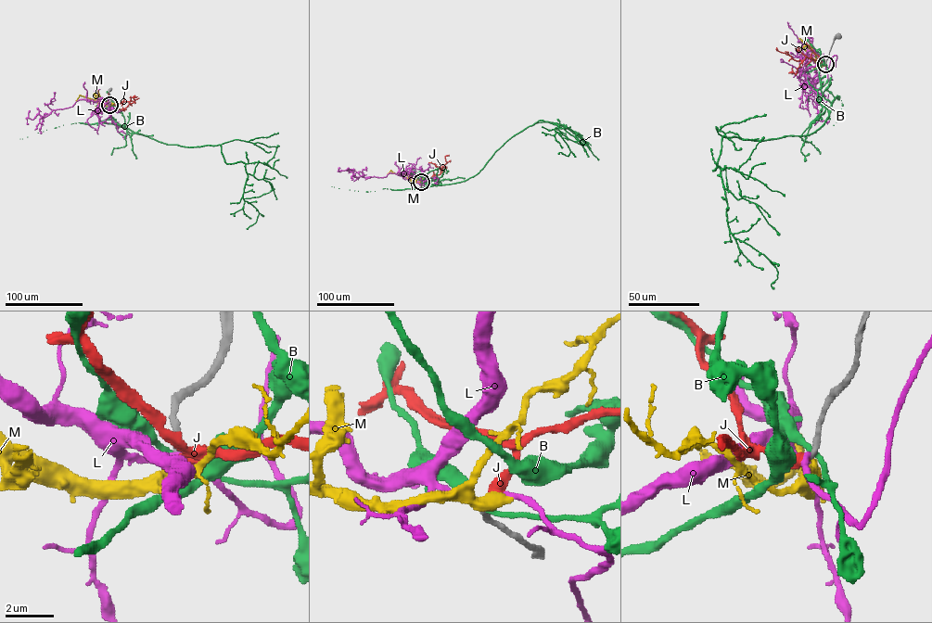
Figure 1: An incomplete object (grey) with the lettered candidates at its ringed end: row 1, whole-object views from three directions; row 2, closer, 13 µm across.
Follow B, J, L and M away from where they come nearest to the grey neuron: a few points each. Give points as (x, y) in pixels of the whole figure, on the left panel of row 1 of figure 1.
B: (108, 105), (136, 133), (185, 146), (220, 145), (226, 163), (243, 162), (243, 199), (259, 213), (247, 229)
J: (109, 105), (129, 101), (132, 103), (134, 97), (137, 96)
L: (109, 105), (79, 99), (72, 107), (53, 109), (43, 118), (38, 114), (33, 119), (28, 118), (28, 124)
M: (109, 105), (80, 95), (76, 100)

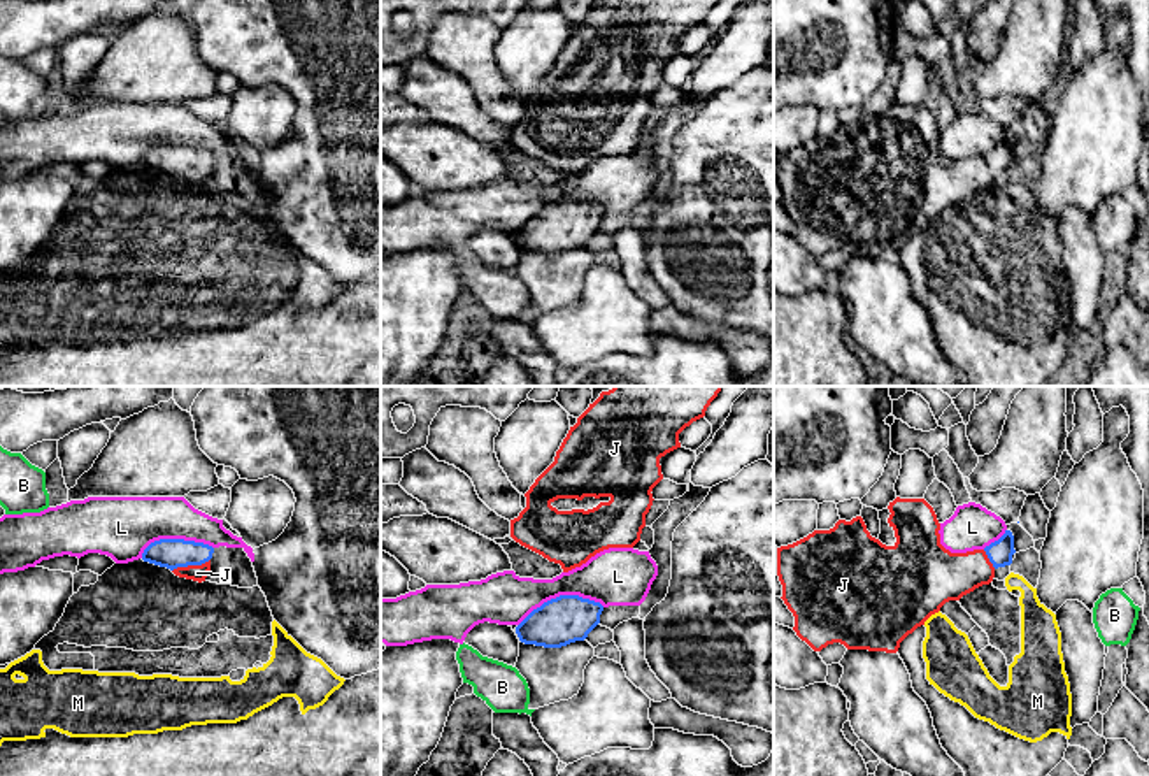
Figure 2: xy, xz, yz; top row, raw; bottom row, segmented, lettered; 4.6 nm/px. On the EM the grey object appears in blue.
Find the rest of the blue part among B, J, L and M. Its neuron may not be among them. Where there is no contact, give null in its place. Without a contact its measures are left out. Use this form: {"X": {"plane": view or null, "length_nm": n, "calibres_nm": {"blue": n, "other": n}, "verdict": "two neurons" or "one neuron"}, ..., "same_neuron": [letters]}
{"B": {"plane": null, "verdict": "two neurons"}, "J": {"plane": "xy", "length_nm": 190, "calibres_nm": {"blue": 140, "other": 80}, "verdict": "one neuron"}, "L": {"plane": "xz", "length_nm": 400, "calibres_nm": {"blue": 220, "other": 260}, "verdict": "two neurons"}, "M": {"plane": null, "verdict": "two neurons"}, "same_neuron": ["J"]}

